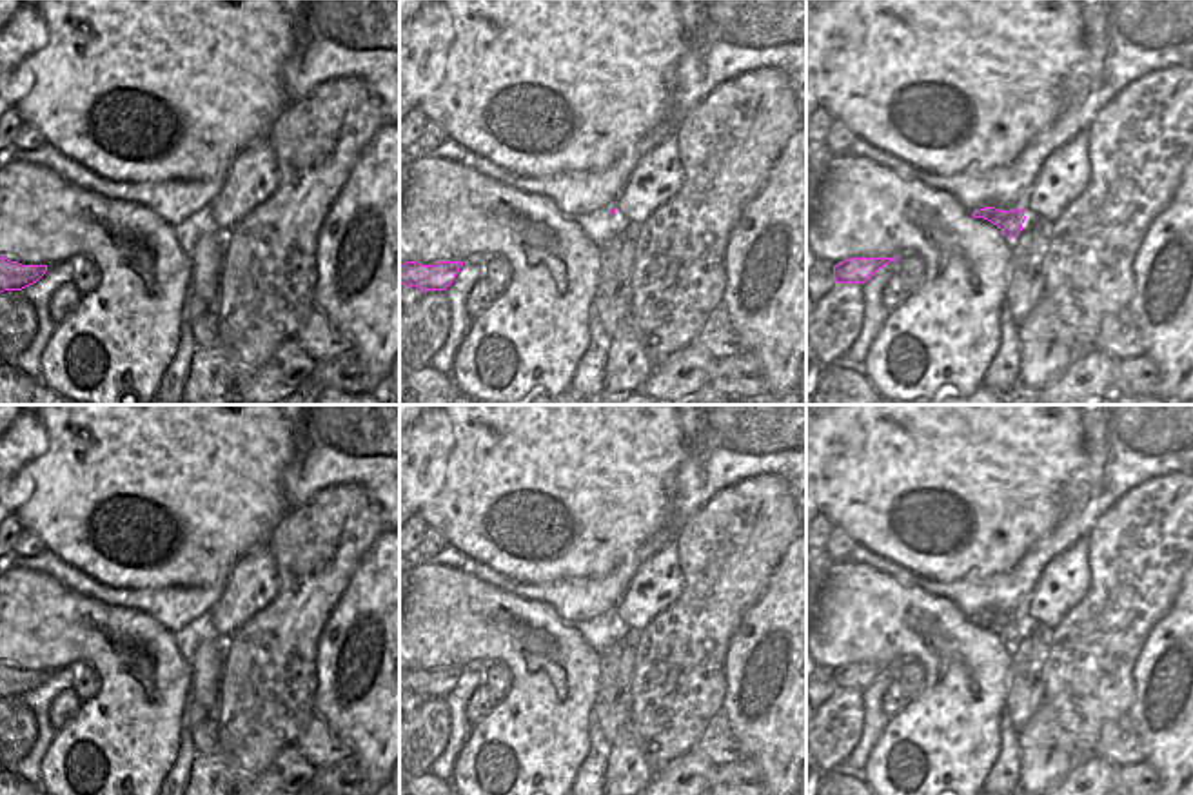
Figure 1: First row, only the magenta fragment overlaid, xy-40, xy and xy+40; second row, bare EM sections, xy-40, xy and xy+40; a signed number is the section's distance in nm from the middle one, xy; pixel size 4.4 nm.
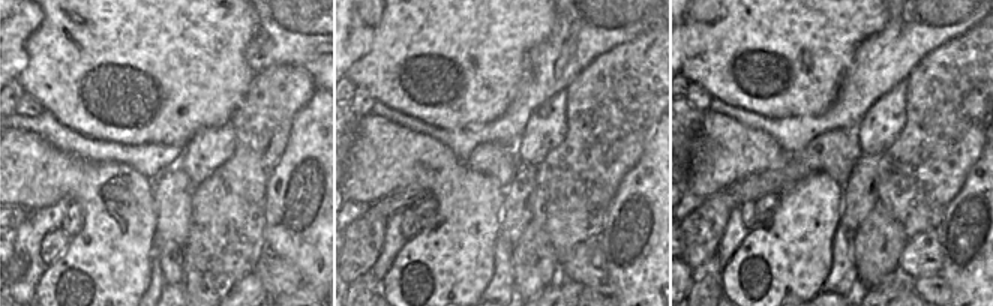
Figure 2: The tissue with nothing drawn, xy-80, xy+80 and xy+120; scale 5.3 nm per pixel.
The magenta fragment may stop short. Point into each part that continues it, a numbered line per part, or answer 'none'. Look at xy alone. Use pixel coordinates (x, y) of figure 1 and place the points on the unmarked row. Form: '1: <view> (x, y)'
none

